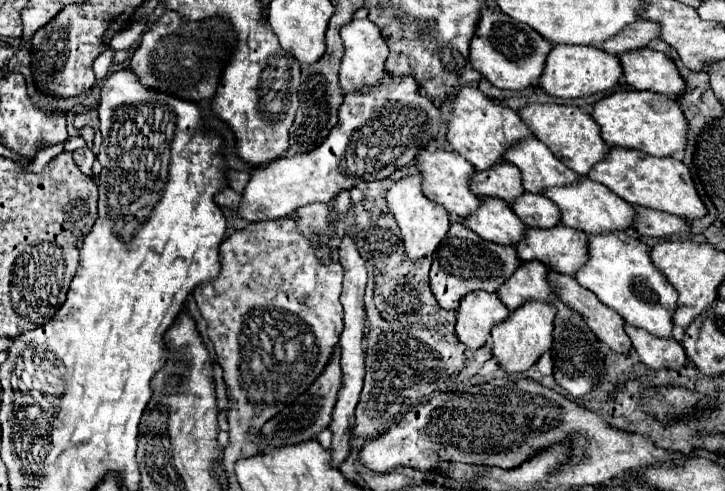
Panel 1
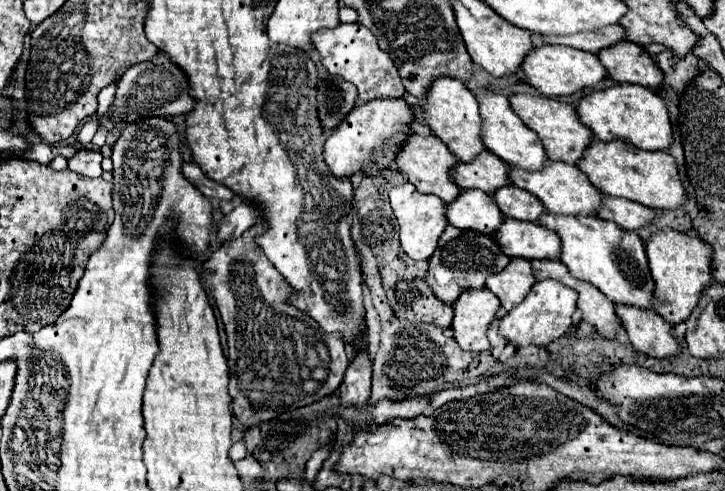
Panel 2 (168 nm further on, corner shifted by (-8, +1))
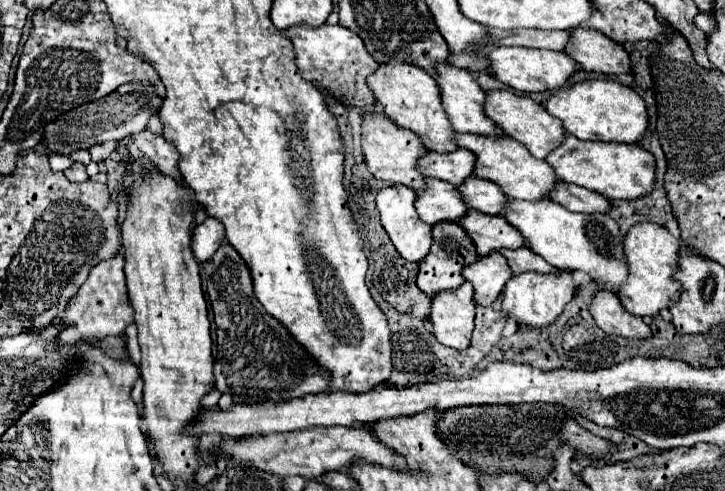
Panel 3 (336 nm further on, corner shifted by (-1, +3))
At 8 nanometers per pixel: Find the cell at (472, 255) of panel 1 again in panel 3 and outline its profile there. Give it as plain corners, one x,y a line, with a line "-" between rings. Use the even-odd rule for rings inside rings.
443,221
433,225
433,245
431,251
427,253
427,257
423,261
419,261
419,275
417,275
417,285
423,293
427,293
429,297
447,291
447,289
457,289
465,283
463,277
463,269
477,263
479,261
479,253
475,249
475,243
469,239
467,231
459,225
459,223
451,223
451,221

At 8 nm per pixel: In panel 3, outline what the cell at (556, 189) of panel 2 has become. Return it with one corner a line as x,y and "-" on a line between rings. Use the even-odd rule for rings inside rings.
455,133
459,147
465,147
477,155
475,161
475,175
487,181
493,181
501,185
501,189
513,197
513,199
525,199
525,201
541,201
541,199
551,199
551,191
559,183
553,167
545,159
533,157
525,145
519,141
513,141
509,137
505,139
495,139
495,137
469,137

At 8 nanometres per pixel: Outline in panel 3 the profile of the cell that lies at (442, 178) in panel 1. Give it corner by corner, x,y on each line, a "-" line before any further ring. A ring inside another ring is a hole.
369,113
363,115
361,127
363,127
361,145
363,145
367,169
381,181
401,183
401,185
407,185
415,191
423,191
425,189
425,177
419,173
417,161
421,159
421,155
427,153
427,149
425,149
423,141
417,137
417,133
413,133
411,129
397,127
393,121
389,121
383,115
369,115

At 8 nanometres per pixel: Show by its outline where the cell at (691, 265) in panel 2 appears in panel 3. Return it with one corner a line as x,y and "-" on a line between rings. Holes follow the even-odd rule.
637,223
625,235
625,257
629,261
629,281
617,291
625,309
639,317
657,317
661,309
669,309
681,297
681,283
675,279
679,265
681,241
663,225

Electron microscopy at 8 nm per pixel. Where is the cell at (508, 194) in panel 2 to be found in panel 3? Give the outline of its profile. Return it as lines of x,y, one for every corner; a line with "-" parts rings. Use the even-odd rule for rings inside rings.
469,177
465,185
459,187
459,191
471,209
489,215
501,215
503,213
501,209
505,209
505,203
509,201
509,195
497,183
479,177

